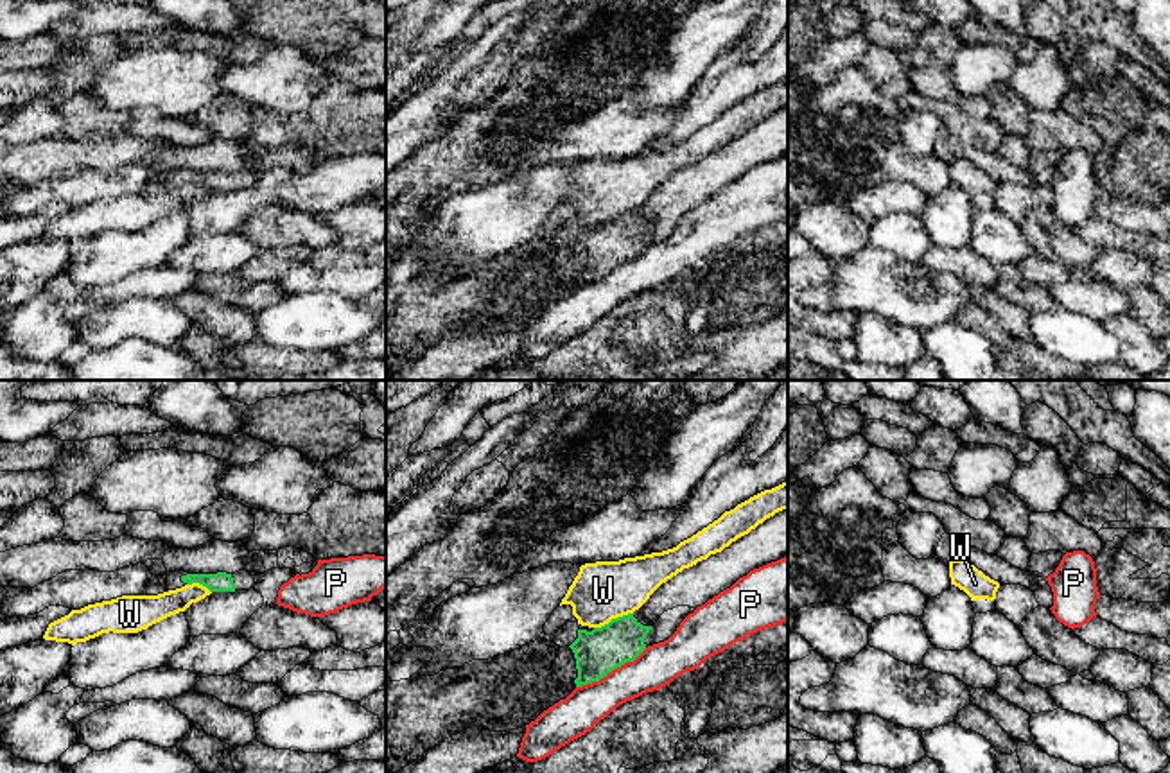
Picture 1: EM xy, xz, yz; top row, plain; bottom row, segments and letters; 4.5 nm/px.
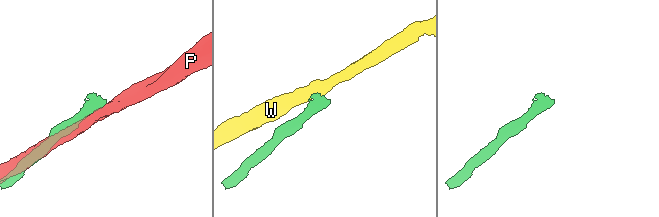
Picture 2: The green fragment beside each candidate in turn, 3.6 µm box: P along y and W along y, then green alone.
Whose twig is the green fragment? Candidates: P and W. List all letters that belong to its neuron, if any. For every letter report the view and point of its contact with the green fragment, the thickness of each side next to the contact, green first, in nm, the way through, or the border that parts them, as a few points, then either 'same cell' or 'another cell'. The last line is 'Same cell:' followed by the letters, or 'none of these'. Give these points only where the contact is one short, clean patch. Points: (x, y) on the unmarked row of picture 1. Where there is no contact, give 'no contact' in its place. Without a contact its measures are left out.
P: meets green in xz at (611, 269); 200 nm thick on the green side, 190 nm on the other; another cell
W: meets green in xz at (612, 217); 200 nm thick on the green side, 260 nm on the other; border along xz (632, 210), (612, 216), (594, 226); another cell
Same cell: none of these

